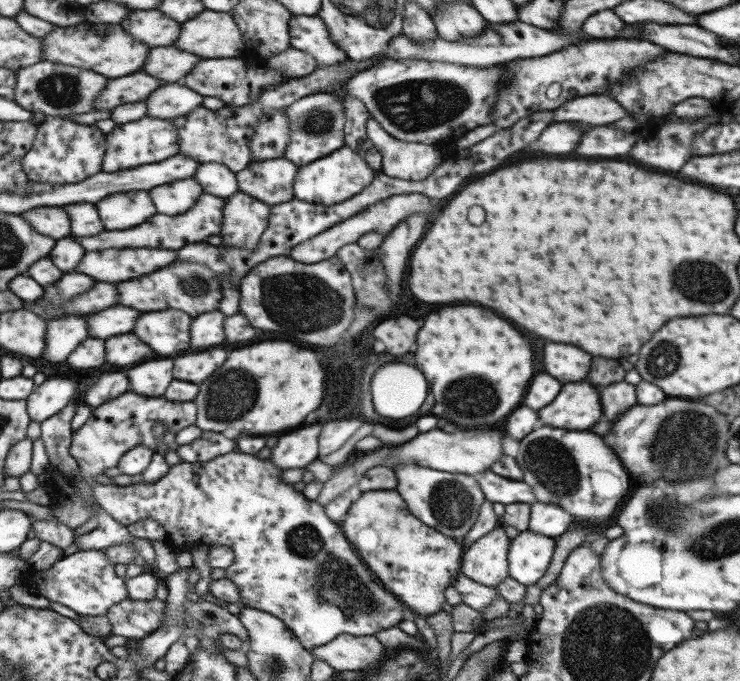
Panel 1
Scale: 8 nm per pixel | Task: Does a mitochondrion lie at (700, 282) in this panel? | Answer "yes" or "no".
yes

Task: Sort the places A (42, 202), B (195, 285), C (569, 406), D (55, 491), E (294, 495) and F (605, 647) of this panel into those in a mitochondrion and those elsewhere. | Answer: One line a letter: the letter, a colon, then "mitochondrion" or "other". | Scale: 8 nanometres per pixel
A: other
B: mitochondrion
C: other
D: other
E: other
F: mitochondrion

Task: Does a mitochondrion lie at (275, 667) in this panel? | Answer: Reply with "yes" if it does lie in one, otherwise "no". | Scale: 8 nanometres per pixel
yes

